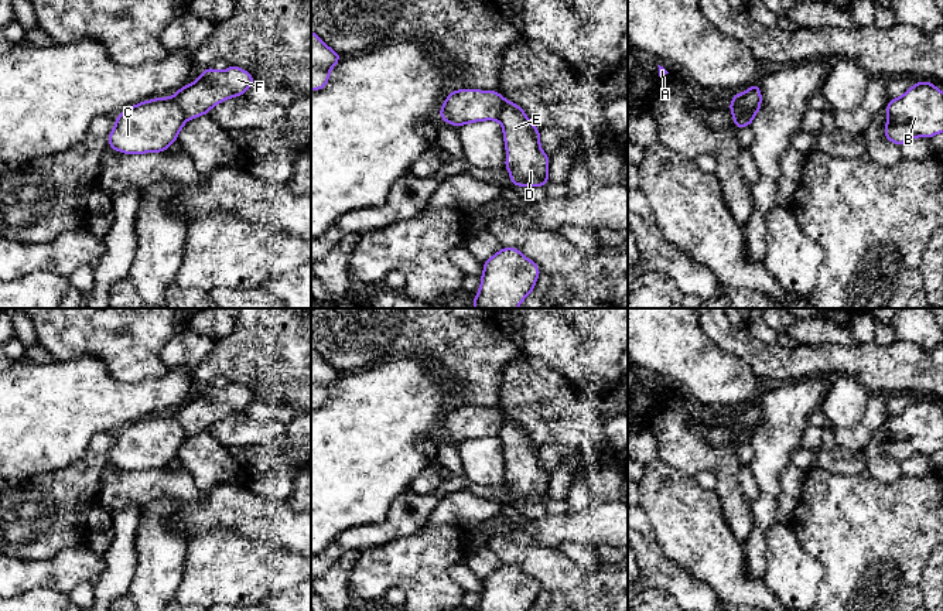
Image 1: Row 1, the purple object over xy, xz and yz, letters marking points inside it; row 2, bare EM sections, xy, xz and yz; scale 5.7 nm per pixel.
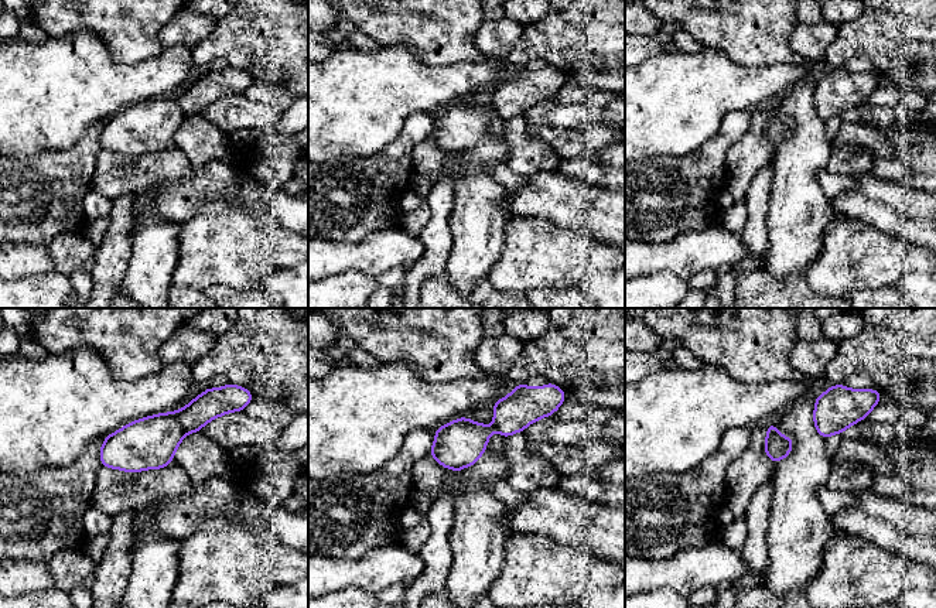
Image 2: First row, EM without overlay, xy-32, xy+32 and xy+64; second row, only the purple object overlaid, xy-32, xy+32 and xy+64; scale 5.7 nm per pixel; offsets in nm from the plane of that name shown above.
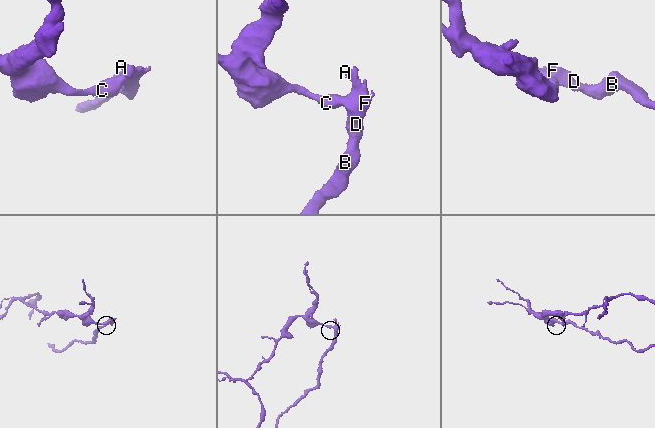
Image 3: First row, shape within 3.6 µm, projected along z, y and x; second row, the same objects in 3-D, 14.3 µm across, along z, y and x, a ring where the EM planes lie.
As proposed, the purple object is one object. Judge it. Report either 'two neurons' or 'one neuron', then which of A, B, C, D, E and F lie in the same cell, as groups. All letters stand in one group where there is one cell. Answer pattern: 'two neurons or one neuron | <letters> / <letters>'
two neurons | A B D E F / C

